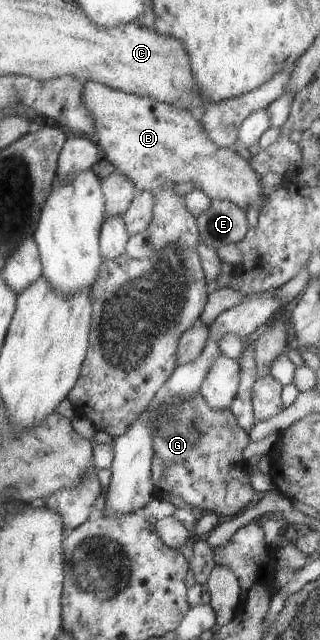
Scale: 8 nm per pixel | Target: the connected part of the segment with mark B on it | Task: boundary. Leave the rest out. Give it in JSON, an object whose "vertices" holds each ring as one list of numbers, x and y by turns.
{"vertices":[[84,81,82,98,94,119,92,141,100,144,105,158,130,179,138,191,154,193,168,183,192,182,212,201,226,199,245,212,249,206,261,209,266,198,260,195,264,188,260,176,232,146,216,146,190,110,94,81]]}

